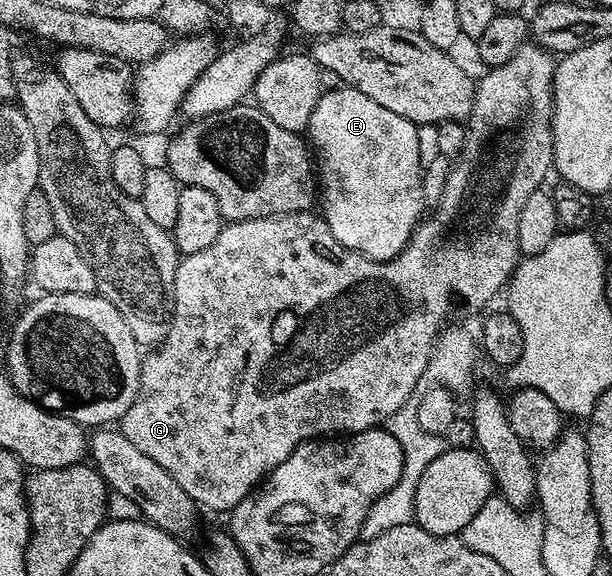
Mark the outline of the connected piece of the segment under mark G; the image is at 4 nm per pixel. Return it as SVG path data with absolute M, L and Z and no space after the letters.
M527 43L527 44L524 44L524 45L522 45L522 46L521 46L521 47L520 47L520 51L516 51L516 55L512 55L512 59L508 59L508 63L500 63L500 67L496 67L496 68L495 68L495 69L492 69L492 68L487 68L487 69L486 69L486 70L485 70L485 72L486 72L486 74L484 74L484 75L483 75L483 77L482 77L482 82L481 82L481 81L480 81L480 80L479 80L479 81L478 81L478 82L477 82L477 85L476 85L476 88L475 88L475 90L474 90L474 106L473 106L473 107L472 107L472 111L471 111L471 112L470 112L470 115L469 115L469 117L467 117L467 118L466 118L466 120L465 120L465 122L464 122L464 124L465 124L465 127L466 127L466 138L465 138L465 139L464 139L464 143L463 143L463 144L462 144L462 150L461 150L461 151L460 151L460 152L458 152L458 155L457 155L457 157L455 157L455 158L453 158L453 161L452 161L452 164L451 164L451 165L454 165L454 166L452 166L452 167L451 167L451 169L450 169L450 174L448 174L448 175L447 175L447 177L446 177L446 182L444 182L444 183L443 183L443 185L442 185L442 198L440 198L440 199L439 199L439 201L438 201L438 206L436 206L436 207L435 207L435 209L434 209L434 217L430 217L430 216L427 216L427 217L426 217L426 218L425 218L425 220L423 220L423 221L422 221L422 222L421 222L421 224L419 224L419 226L418 226L418 228L417 228L417 229L415 229L415 231L414 231L414 234L413 234L413 235L411 235L411 237L410 237L410 241L409 241L409 243L408 243L408 244L407 244L407 245L406 245L406 246L405 246L405 247L403 247L403 249L402 249L402 250L400 250L400 251L399 251L399 252L398 252L398 254L396 254L396 256L394 256L394 258L393 258L393 259L391 259L391 261L373 261L373 259L371 259L371 258L370 258L370 257L365 257L365 255L363 255L363 253L357 253L357 252L356 252L356 251L352 251L352 250L351 250L351 249L349 249L349 248L348 248L348 247L344 247L344 246L343 246L343 245L341 245L341 244L340 244L340 242L339 242L339 241L338 241L338 240L337 240L337 239L336 239L336 235L332 235L332 231L331 231L331 230L330 230L330 228L329 228L329 227L328 227L328 223L327 223L327 222L326 222L326 219L325 219L325 217L323 217L323 216L321 216L321 215L319 215L319 214L318 214L318 213L317 213L317 212L314 212L314 211L307 211L307 212L305 212L305 213L286 213L286 214L285 214L285 215L283 215L283 216L282 216L282 217L261 217L261 218L260 218L260 219L248 219L248 220L247 220L247 221L231 221L231 222L229 222L229 223L226 223L226 224L223 224L223 226L222 226L222 230L221 230L221 231L220 231L220 235L216 235L216 240L215 240L215 241L213 241L213 243L211 243L211 245L210 245L210 246L208 246L208 247L204 247L204 251L192 251L192 252L191 252L191 253L187 253L187 254L185 254L185 256L183 256L183 257L182 257L182 258L181 258L181 260L179 260L179 262L178 262L178 266L177 266L177 267L176 267L176 279L175 279L175 280L174 280L174 311L173 311L173 314L172 314L172 316L171 316L171 318L170 318L170 330L169 330L169 331L168 331L168 335L167 335L167 336L166 336L166 337L165 337L165 339L163 339L163 340L162 340L162 342L160 342L160 344L159 344L159 345L157 345L157 346L156 346L156 347L154 347L154 348L151 348L151 349L150 349L150 350L149 350L149 352L147 352L147 353L146 353L146 354L145 354L145 356L143 356L143 359L142 359L142 370L141 370L141 371L140 371L140 387L139 387L139 388L138 388L138 397L137 397L137 398L136 398L136 399L135 399L135 401L134 401L134 402L133 402L133 403L132 403L132 407L128 407L128 411L127 411L127 412L126 412L126 414L124 414L124 415L123 415L123 416L122 416L122 420L121 420L121 422L120 422L120 428L121 428L121 430L122 430L122 434L124 434L124 436L126 436L126 437L127 437L127 439L129 439L129 441L130 441L130 442L132 442L132 444L134 444L134 445L135 445L135 446L136 446L136 448L137 448L137 449L139 449L139 450L140 450L140 451L144 451L144 455L148 455L148 459L152 459L152 460L153 460L153 461L154 461L154 462L155 462L155 463L160 463L160 467L164 467L164 471L168 471L168 475L172 475L172 479L176 479L176 483L180 483L180 487L184 487L184 491L185 491L185 492L186 492L186 494L188 494L188 495L189 495L189 497L190 497L190 498L191 498L191 499L192 499L192 500L193 500L193 501L194 501L194 503L195 503L195 505L197 505L197 506L199 506L199 507L201 507L201 508L202 508L202 509L203 509L203 510L206 510L206 509L211 509L211 511L212 511L212 512L214 512L214 513L222 513L222 512L224 512L224 513L223 513L223 514L225 514L225 513L226 513L226 512L227 512L227 511L232 511L232 510L233 510L233 509L235 509L235 507L236 507L236 506L238 506L238 505L239 505L239 504L240 504L240 503L241 503L241 501L242 501L242 500L244 500L244 498L246 498L246 497L247 497L247 496L248 496L248 495L249 495L249 493L253 493L253 492L254 492L254 490L255 490L255 488L256 488L256 486L257 486L257 485L258 485L258 484L259 484L259 482L261 482L261 481L262 481L262 480L263 480L263 479L265 479L265 478L267 478L267 477L269 477L269 475L270 475L270 472L272 472L272 471L273 471L273 469L275 469L275 468L276 468L276 467L280 467L280 463L284 463L284 459L288 459L288 455L292 455L292 451L293 451L293 450L294 450L294 448L295 448L295 447L296 447L296 446L297 446L297 445L303 445L303 444L304 444L304 443L305 443L305 442L306 442L306 441L312 441L312 440L315 440L315 439L326 439L326 438L329 438L329 437L330 437L330 436L331 436L331 435L349 435L349 434L351 434L351 433L363 433L363 432L364 432L364 431L365 431L365 429L377 429L377 428L379 428L379 427L382 427L382 426L385 426L385 425L386 425L386 424L387 424L387 422L389 422L389 420L390 420L390 418L391 418L391 417L393 417L393 416L394 416L394 414L395 414L395 413L398 413L398 412L400 412L400 410L401 410L401 409L404 409L404 408L407 408L407 405L408 405L408 402L409 402L409 401L406 401L406 400L408 400L408 399L409 399L409 397L410 397L410 396L412 396L412 397L411 397L411 398L413 398L413 397L414 397L414 396L415 396L415 393L414 393L414 388L416 388L416 387L417 387L417 385L418 385L418 384L420 384L420 383L421 383L421 381L422 381L422 376L424 376L424 375L425 375L425 373L428 373L428 370L429 370L429 369L430 369L430 368L431 368L431 365L432 365L432 358L433 358L433 355L434 355L434 350L435 350L435 348L436 348L436 342L437 342L437 341L438 341L438 340L439 340L439 337L440 337L440 332L439 332L439 333L438 333L438 328L440 328L440 327L441 327L441 325L442 325L442 321L446 321L446 320L448 320L448 319L449 319L449 317L454 317L454 316L456 316L456 315L457 315L457 313L462 313L462 312L464 312L464 311L465 311L465 309L482 309L482 308L483 308L483 309L482 309L482 310L485 310L485 309L486 309L486 308L487 308L487 306L486 306L486 307L485 307L485 305L486 305L486 304L488 304L488 303L489 303L489 301L490 301L490 300L492 300L492 299L493 299L493 297L494 297L494 296L496 296L496 295L497 295L497 293L498 293L498 292L500 292L500 291L501 291L501 289L502 289L502 292L503 292L503 290L505 290L505 289L506 289L506 288L507 288L507 285L508 285L508 282L509 282L509 281L510 281L510 280L511 280L511 278L513 278L513 276L514 276L514 271L515 271L515 269L517 269L517 268L518 268L518 262L519 262L519 260L520 260L520 254L519 254L519 251L518 251L518 240L517 240L517 239L516 239L516 223L520 223L520 211L521 211L521 209L522 209L522 208L524 208L524 203L525 203L525 201L527 201L527 199L528 199L528 195L532 195L532 194L533 194L533 193L535 193L535 191L536 191L536 190L538 190L538 189L540 189L540 188L543 188L543 185L544 185L544 182L542 182L542 180L544 180L544 179L545 179L545 177L546 177L546 176L548 176L548 175L549 175L549 176L551 176L551 173L552 173L552 170L553 170L553 167L554 167L554 140L553 140L553 139L552 139L552 115L553 115L553 114L554 114L554 69L555 69L555 66L556 66L556 57L555 57L555 54L552 54L552 53L549 53L549 51L547 51L547 50L546 50L546 49L544 49L544 48L542 48L542 46L540 46L540 45L536 45L536 44L533 44L533 43Z

